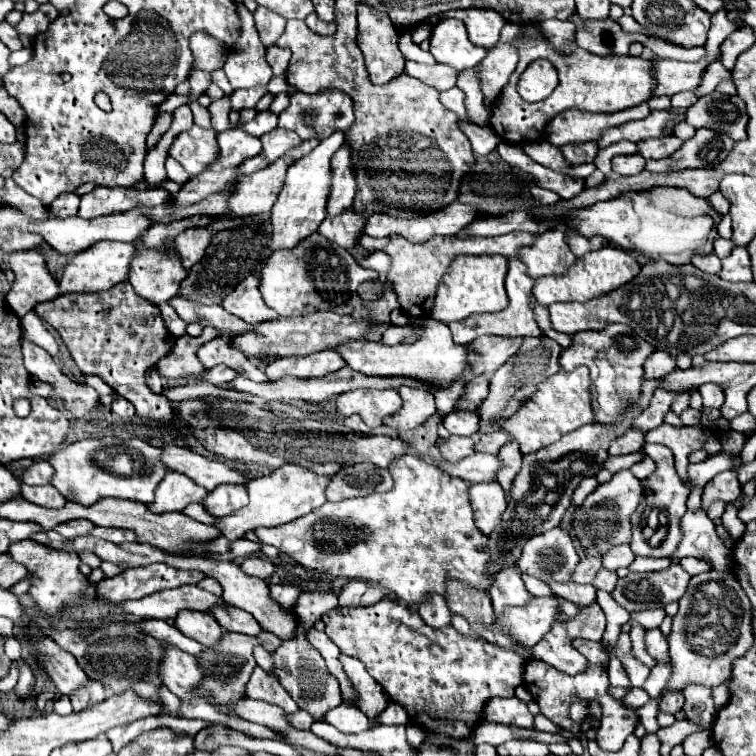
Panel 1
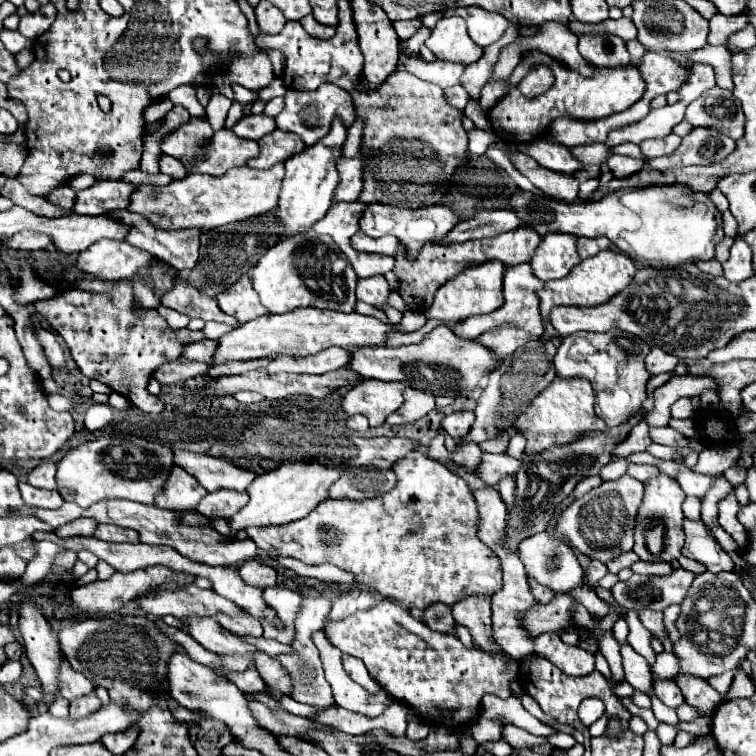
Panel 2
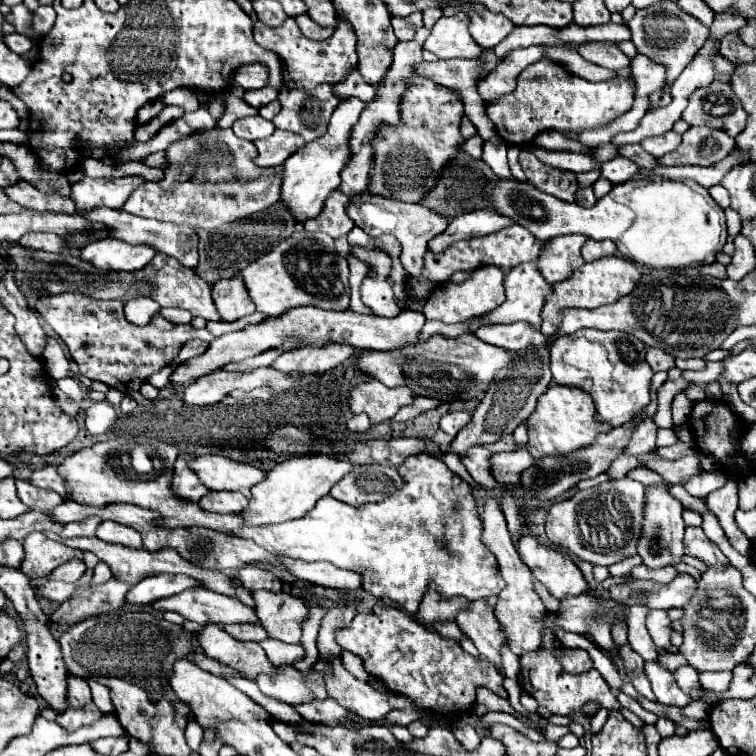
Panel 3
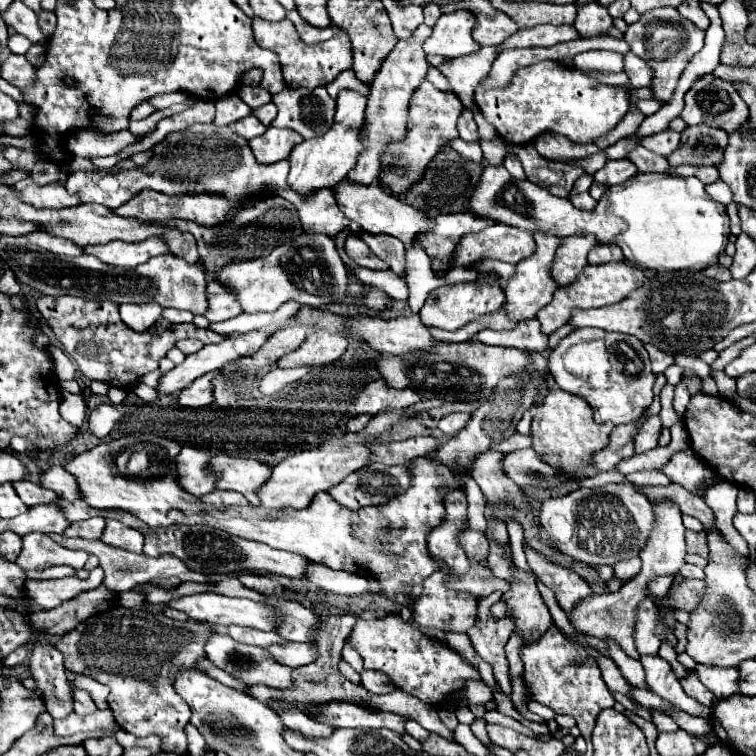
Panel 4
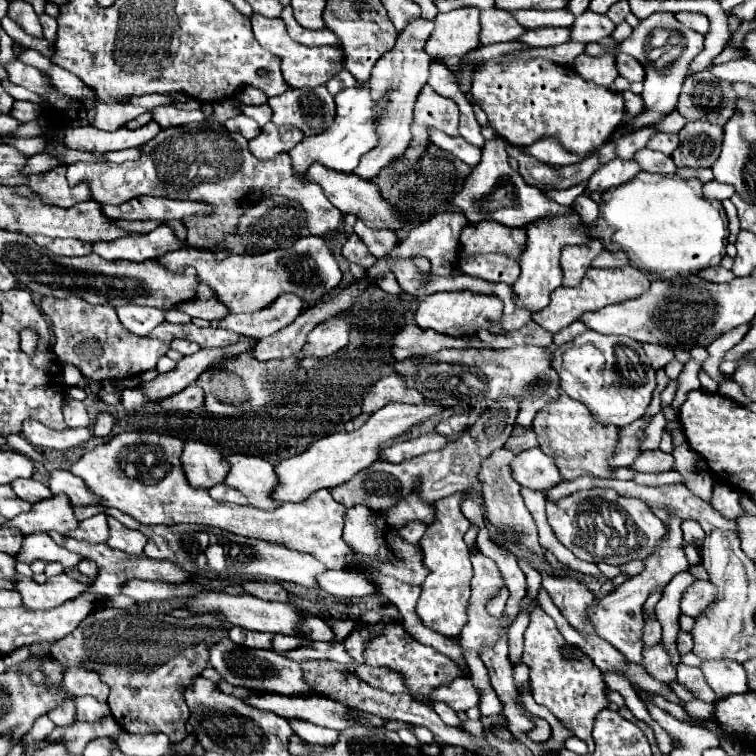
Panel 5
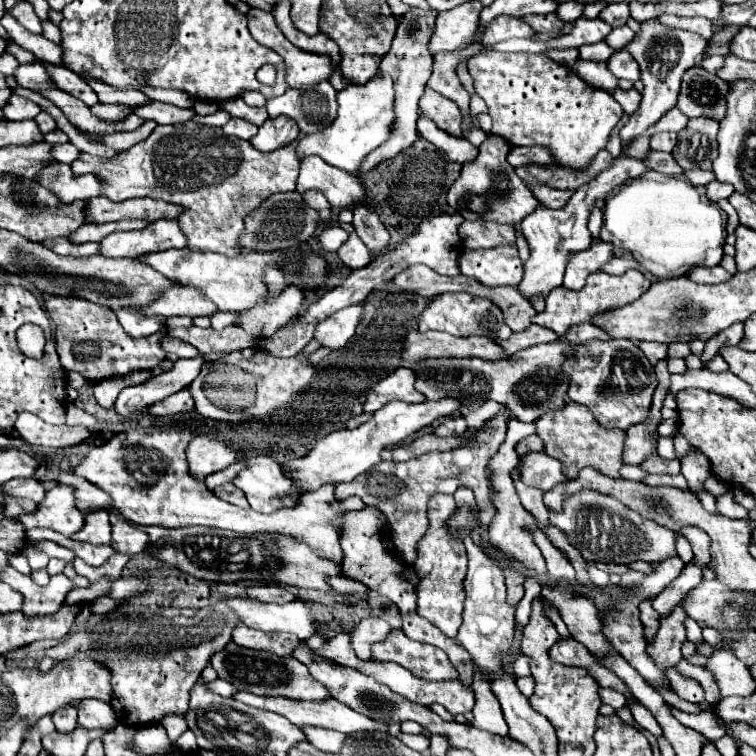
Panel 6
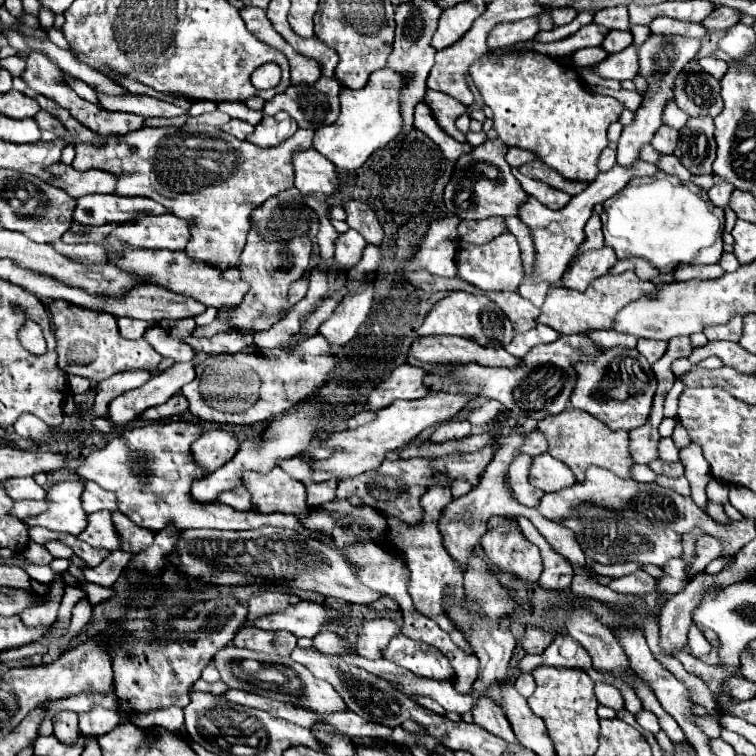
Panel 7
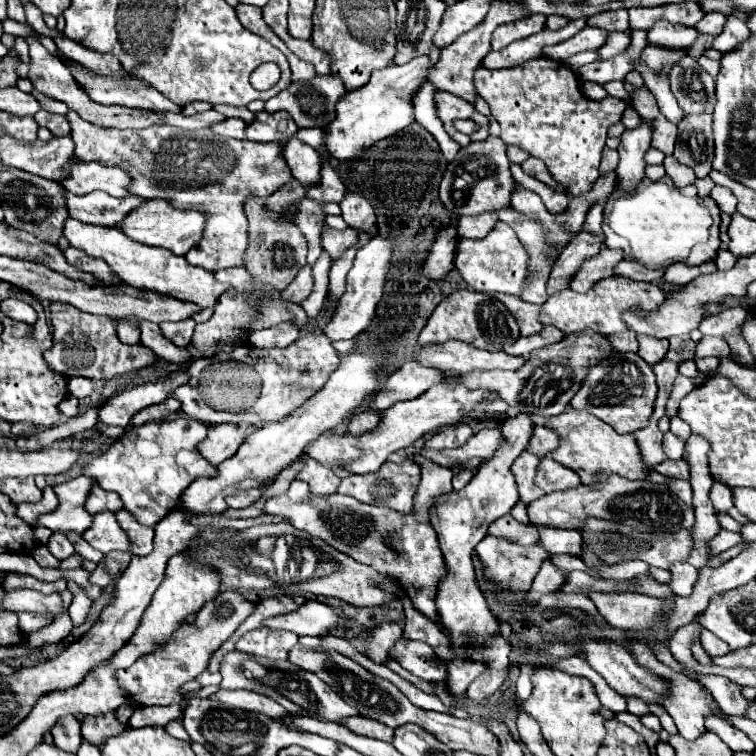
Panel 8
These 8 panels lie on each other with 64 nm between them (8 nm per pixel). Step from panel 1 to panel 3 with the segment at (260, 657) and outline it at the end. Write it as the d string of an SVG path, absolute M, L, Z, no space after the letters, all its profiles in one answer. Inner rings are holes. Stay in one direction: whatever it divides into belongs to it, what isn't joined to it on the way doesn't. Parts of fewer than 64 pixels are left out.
M280 666L280 670L284 670L284 678L258 678L256 680L256 684L258 684L260 692L264 692L264 696L278 698L286 704L314 700L312 694L308 692L308 688L302 684L302 674L296 668Z

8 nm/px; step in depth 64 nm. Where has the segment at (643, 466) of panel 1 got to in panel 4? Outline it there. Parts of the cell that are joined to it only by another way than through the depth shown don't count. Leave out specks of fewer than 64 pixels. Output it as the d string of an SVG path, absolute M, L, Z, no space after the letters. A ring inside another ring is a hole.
M634 472L628 474L626 480L636 486L666 486L672 482L664 472Z

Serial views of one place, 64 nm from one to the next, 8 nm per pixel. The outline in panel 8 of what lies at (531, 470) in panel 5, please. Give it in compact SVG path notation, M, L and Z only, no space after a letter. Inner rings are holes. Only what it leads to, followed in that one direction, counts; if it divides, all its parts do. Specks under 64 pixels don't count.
M544 456L540 460L538 466L538 474L536 474L536 484L544 490L544 492L554 492L554 490L568 490L568 488L576 488L580 486L580 478L578 474L574 474L572 470L568 470L566 466L560 466L556 460L552 460L550 456Z

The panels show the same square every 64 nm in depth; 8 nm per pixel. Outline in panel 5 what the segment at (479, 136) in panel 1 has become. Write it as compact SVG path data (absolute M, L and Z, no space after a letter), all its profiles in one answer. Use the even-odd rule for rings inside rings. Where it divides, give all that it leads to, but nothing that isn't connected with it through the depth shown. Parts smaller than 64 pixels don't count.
M430 128L428 130L428 136L430 136L430 142L434 146L450 152L452 156L460 158L462 162L466 162L470 166L474 166L480 160L480 148L464 142L464 138L460 138L460 136L454 138L454 136L448 136L448 134L444 134L444 132L436 130L436 128Z

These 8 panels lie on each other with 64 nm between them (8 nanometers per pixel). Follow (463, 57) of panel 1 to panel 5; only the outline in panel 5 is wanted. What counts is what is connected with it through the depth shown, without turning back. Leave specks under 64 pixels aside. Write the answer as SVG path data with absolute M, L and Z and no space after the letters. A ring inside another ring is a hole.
M476 6L438 14L434 32L426 42L430 56L464 56L480 46L480 10Z

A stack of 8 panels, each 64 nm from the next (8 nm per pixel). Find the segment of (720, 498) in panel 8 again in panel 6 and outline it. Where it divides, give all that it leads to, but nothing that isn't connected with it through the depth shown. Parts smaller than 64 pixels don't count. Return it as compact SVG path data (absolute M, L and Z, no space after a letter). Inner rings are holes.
M710 476L710 478L708 478L708 482L704 484L704 488L706 488L706 490L708 490L710 494L714 494L716 498L718 498L720 494L726 494L726 492L728 492L728 486L726 486L724 482L720 482L720 480L716 480L714 476Z

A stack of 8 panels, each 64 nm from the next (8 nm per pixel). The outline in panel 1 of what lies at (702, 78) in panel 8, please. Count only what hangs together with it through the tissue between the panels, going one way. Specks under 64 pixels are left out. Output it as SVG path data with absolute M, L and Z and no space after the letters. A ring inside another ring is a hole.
M712 92L700 96L696 104L686 110L686 122L694 128L710 128L728 134L734 142L746 138L748 114L738 96Z

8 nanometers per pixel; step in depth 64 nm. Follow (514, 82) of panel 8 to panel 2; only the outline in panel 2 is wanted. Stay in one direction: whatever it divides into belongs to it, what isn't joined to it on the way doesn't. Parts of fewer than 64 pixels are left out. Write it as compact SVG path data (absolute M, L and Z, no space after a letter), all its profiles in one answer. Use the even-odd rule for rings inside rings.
M534 50L534 52L530 52L528 56L522 58L522 62L512 72L512 82L520 82L526 74L530 74L538 66L548 66L554 72L552 88L548 88L544 94L540 94L536 98L526 98L520 90L512 88L510 94L506 94L488 112L494 134L498 138L510 140L510 142L532 142L532 140L540 138L544 134L544 128L550 128L550 124L556 118L570 116L574 120L586 120L586 122L608 118L612 114L628 110L644 92L644 82L640 78L636 66L632 66L632 64L628 64L624 68L604 68L600 72L600 76L584 78L584 76L564 68L554 58L550 58L550 56L546 56L538 50Z

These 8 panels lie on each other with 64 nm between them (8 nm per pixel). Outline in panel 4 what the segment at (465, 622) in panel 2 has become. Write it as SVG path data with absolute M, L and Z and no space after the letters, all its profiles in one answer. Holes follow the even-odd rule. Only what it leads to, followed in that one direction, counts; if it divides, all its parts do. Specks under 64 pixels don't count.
M490 594L484 598L484 602L480 602L480 614L484 614L484 630L480 630L480 634L472 634L472 644L478 652L478 656L492 666L494 678L496 678L496 684L500 686L500 690L506 696L510 696L512 686L510 686L510 672L508 672L504 646L510 638L510 632L514 630L514 620L512 620L512 616L498 620L498 618L492 618L488 612L488 608L496 600L500 600L500 596L502 594Z

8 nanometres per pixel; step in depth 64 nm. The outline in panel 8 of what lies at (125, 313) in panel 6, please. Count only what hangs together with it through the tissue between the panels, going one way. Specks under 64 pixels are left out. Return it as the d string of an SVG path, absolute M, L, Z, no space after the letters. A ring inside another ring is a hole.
M124 320L116 322L116 332L118 332L120 342L124 342L124 344L132 346L132 344L140 342L140 334L136 334L136 326L132 326L132 324L124 322Z

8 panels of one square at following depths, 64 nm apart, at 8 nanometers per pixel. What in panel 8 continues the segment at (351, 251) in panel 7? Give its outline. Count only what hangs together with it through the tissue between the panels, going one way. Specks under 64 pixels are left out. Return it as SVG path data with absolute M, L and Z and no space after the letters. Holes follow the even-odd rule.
M322 222L320 242L322 242L322 248L324 248L332 258L340 258L340 254L342 254L348 246L352 246L352 242L356 242L356 230L354 230L354 228L336 230L336 228L328 226L326 222Z

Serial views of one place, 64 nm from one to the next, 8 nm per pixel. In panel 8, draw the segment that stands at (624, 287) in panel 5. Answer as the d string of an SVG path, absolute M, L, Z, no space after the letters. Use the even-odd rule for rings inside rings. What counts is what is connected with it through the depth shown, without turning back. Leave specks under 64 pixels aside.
M622 276L606 278L604 282L596 284L592 292L578 294L574 290L566 290L560 294L552 294L544 304L540 312L540 322L546 326L556 326L564 334L576 334L584 330L596 330L600 334L618 334L626 332L628 326L622 320L622 314L628 310L644 310L654 312L662 306L664 292L658 284L652 282L636 282Z

